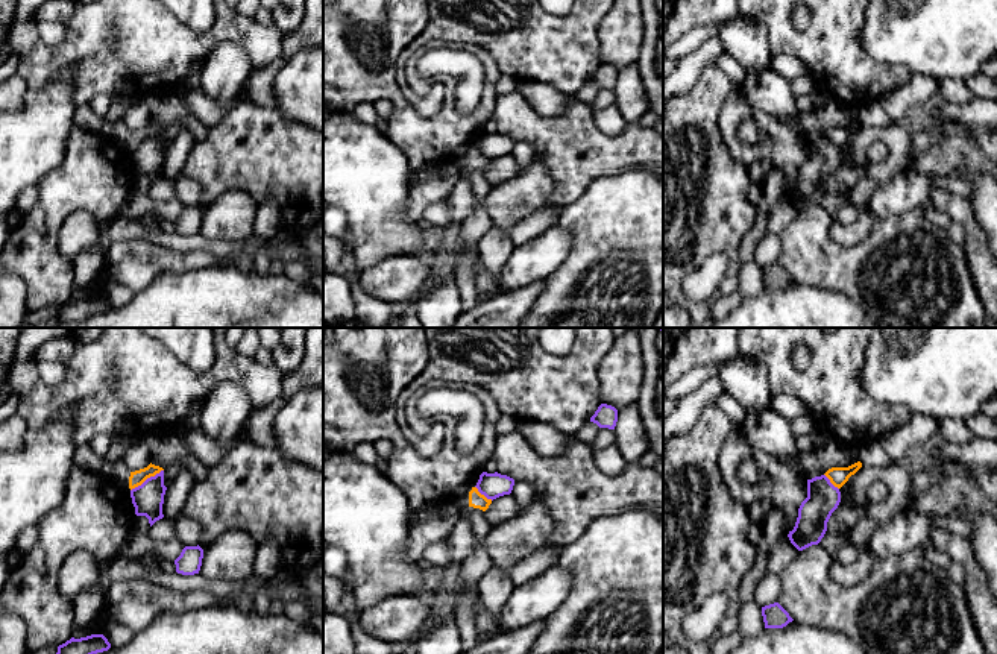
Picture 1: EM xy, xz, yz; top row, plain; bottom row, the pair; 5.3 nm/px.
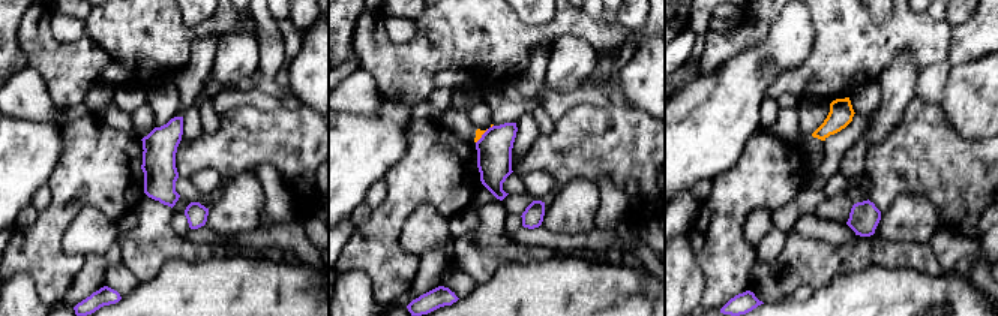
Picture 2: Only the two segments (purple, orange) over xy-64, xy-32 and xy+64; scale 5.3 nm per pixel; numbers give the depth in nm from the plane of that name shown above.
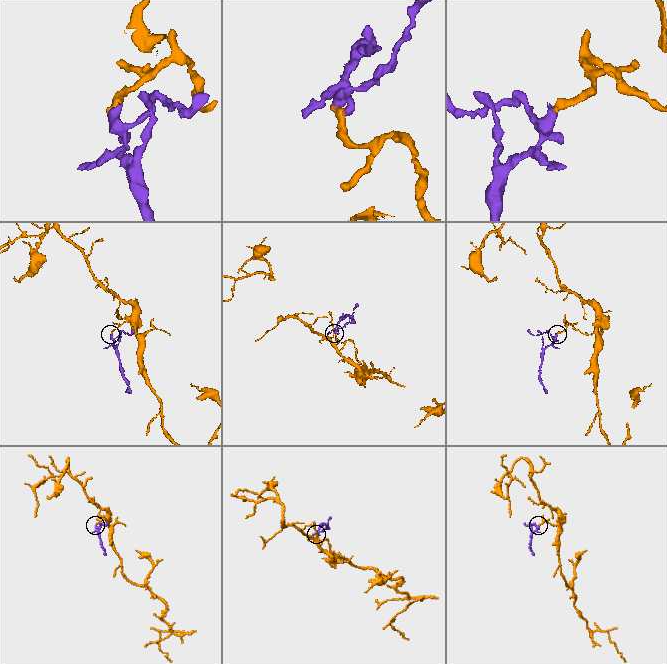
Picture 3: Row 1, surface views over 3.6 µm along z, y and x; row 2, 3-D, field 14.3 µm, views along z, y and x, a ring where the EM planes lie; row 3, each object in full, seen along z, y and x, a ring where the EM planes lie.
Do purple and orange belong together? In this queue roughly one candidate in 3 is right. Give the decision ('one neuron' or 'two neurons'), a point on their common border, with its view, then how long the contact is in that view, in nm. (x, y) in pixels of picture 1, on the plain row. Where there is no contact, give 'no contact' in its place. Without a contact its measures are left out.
two neurons; contact xy (147, 138); length 200 nm

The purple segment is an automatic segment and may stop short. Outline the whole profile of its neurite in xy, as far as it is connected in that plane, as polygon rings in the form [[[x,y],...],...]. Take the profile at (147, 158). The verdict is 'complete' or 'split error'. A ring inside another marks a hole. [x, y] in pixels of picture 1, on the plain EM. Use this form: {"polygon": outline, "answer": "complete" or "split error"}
{"polygon": [[[164,130],[147,138],[141,146],[131,150],[137,176],[146,176],[150,187],[164,178],[162,164],[167,147],[164,146]]], "answer": "complete"}

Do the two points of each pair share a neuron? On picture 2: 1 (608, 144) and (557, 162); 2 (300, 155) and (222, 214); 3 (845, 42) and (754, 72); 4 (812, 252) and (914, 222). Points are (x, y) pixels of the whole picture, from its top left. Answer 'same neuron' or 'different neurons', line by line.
1: same neuron
2: different neurons
3: different neurons
4: different neurons

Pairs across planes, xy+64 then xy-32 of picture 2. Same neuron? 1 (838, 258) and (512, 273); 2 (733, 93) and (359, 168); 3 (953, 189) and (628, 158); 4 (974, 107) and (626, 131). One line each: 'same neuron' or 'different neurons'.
1: different neurons
2: same neuron
3: same neuron
4: different neurons

